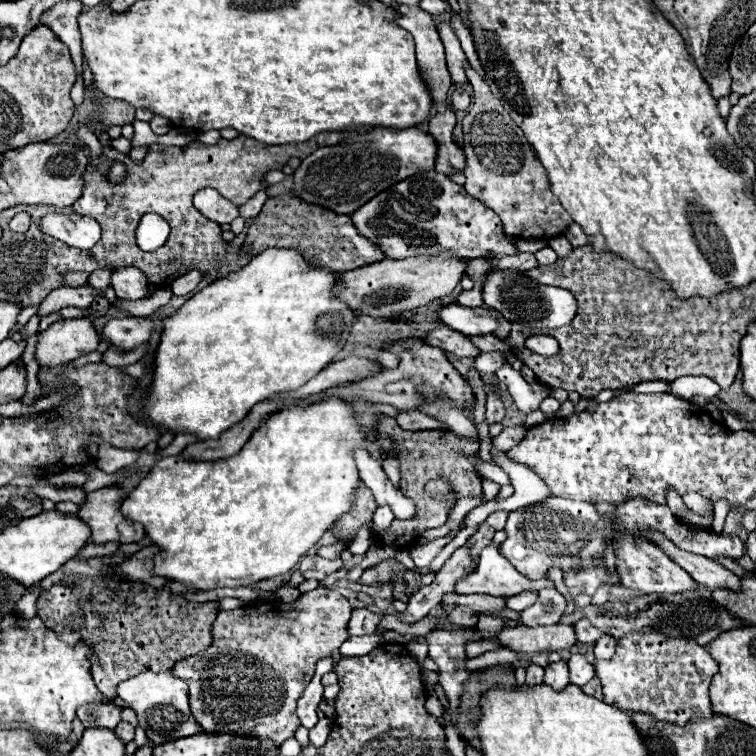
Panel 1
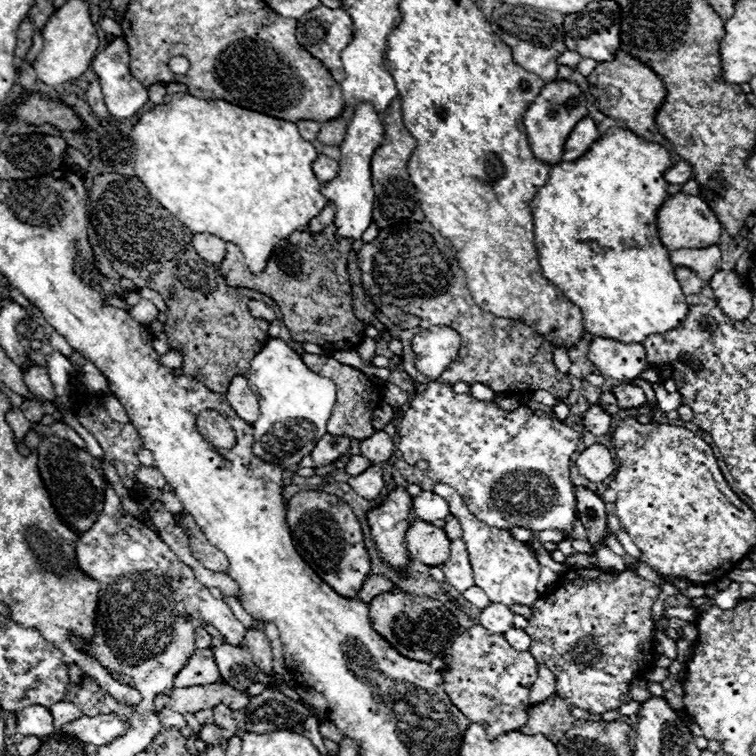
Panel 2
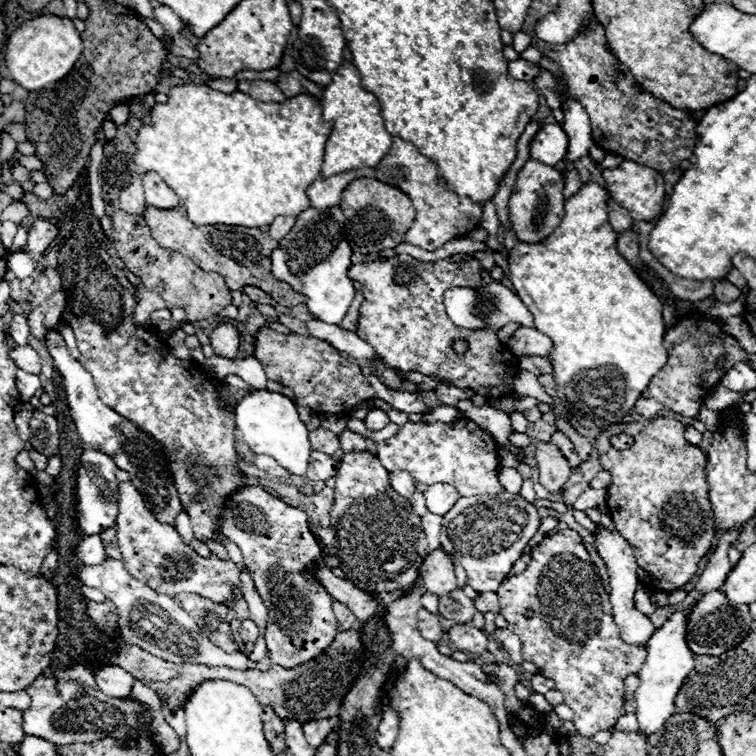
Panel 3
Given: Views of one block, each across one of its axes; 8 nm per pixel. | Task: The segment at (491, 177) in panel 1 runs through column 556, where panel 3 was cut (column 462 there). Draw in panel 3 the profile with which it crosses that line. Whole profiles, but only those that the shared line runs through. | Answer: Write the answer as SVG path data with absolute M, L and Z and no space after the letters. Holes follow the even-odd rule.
M394 138L390 152L374 168L378 180L398 186L412 198L412 204L416 208L416 220L408 234L404 236L406 242L420 246L424 250L436 250L444 246L448 240L462 238L478 228L482 208L472 204L468 198L458 198L454 192L446 190L444 184L438 182L436 166L426 156L422 156L410 142Z

